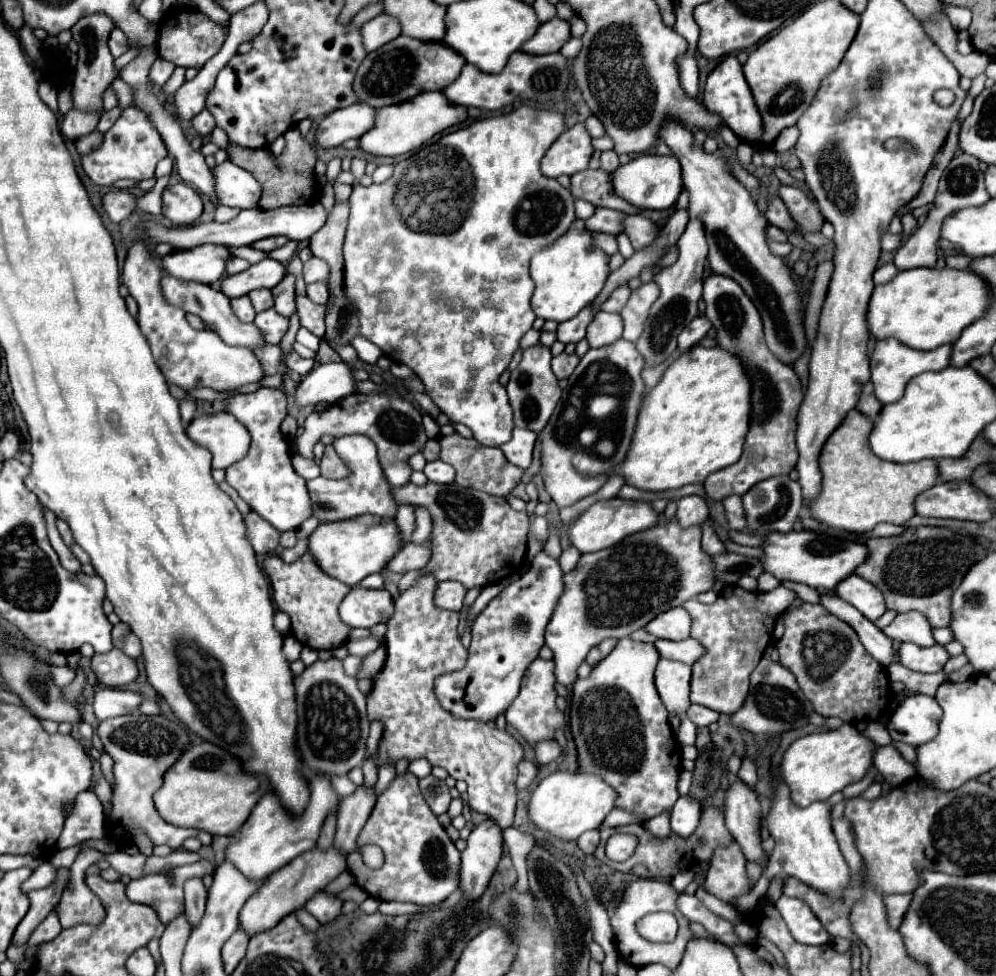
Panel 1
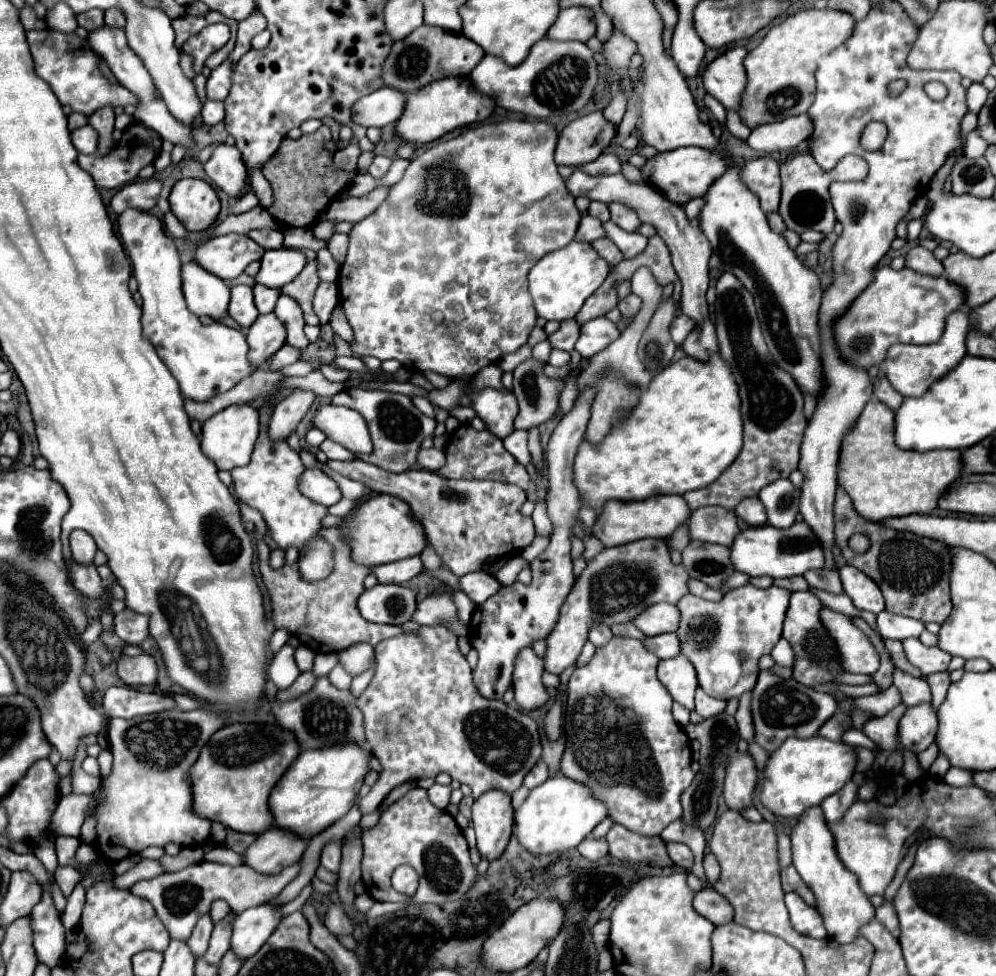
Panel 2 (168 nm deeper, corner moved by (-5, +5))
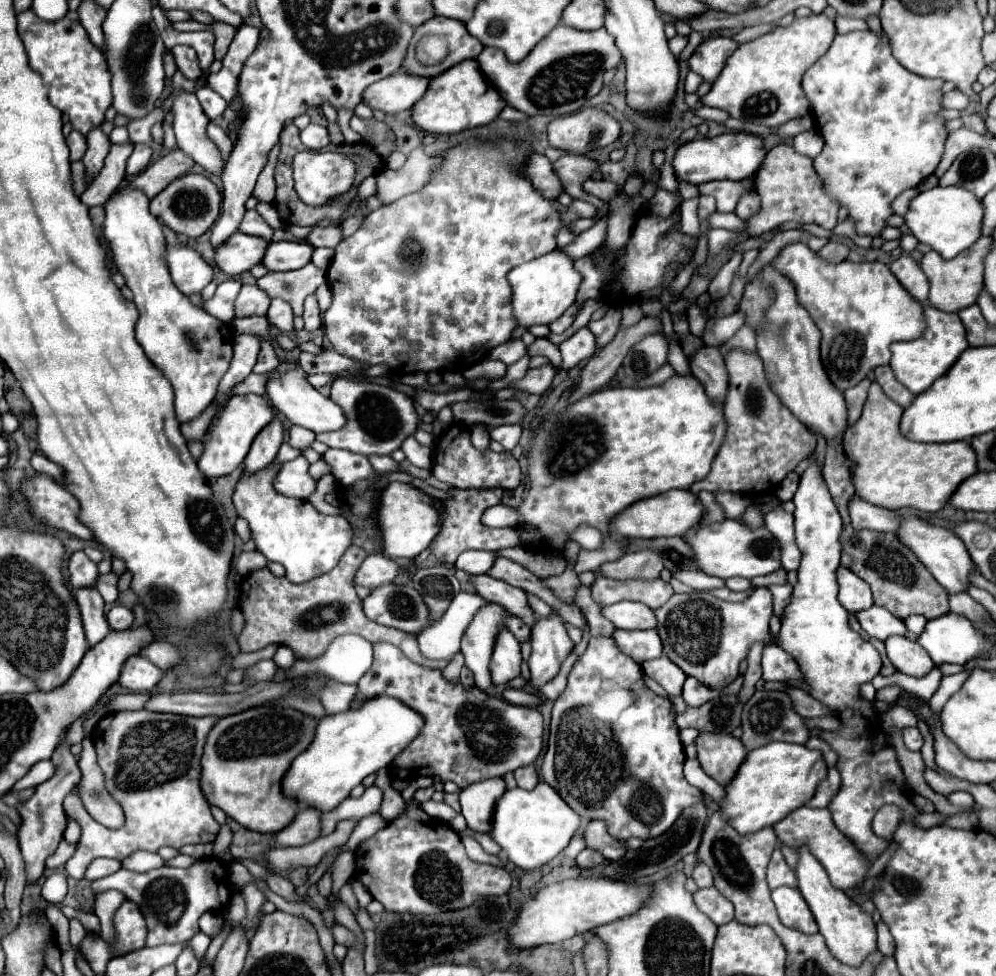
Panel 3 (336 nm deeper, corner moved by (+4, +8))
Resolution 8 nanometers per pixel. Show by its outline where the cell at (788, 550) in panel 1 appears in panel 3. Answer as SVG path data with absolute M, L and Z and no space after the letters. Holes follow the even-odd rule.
M722 520L710 526L702 526L698 528L698 532L688 534L684 540L690 542L690 548L694 550L694 558L698 558L698 568L704 574L718 576L722 580L728 580L732 576L750 580L754 576L770 574L782 566L776 538L766 528L750 530L738 520Z

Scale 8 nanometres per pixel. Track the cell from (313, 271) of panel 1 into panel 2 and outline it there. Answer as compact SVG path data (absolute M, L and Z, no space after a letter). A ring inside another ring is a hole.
M335 233L335 235L327 241L327 249L331 251L333 259L341 265L341 263L343 263L343 257L345 257L345 253L347 253L347 235Z

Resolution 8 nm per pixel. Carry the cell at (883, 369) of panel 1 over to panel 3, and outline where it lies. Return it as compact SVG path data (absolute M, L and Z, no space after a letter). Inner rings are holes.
M926 306L924 320L926 320L926 330L922 332L920 338L908 340L908 342L894 342L890 346L892 350L890 366L896 378L914 394L920 394L926 388L930 388L932 382L938 380L956 362L956 358L968 348L966 330L958 314L948 314L948 312L936 310L934 306Z

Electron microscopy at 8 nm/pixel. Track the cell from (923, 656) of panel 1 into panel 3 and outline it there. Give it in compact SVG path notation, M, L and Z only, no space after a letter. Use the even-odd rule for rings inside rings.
M890 636L886 640L886 654L894 668L908 676L924 676L934 668L926 650L918 642L910 642L904 636Z

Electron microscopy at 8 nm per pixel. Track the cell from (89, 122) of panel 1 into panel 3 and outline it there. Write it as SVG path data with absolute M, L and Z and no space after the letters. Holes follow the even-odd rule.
M72 130L70 136L66 138L66 144L68 144L68 148L70 148L70 162L82 160L82 156L84 156L84 152L86 152L86 138L84 138L80 132Z

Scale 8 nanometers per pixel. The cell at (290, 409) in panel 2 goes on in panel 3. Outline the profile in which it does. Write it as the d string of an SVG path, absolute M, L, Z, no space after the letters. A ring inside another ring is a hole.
M272 420L252 442L248 458L244 460L244 472L254 474L264 466L272 464L280 444L282 444L282 424L280 420Z

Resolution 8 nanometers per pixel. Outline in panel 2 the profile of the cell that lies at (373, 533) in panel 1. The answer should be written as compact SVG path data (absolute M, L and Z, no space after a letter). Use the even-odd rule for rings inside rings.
M371 495L343 517L339 529L343 529L343 537L347 537L347 545L351 545L351 559L357 565L375 567L381 563L407 559L419 555L425 543L425 531L411 515L407 503L391 495Z

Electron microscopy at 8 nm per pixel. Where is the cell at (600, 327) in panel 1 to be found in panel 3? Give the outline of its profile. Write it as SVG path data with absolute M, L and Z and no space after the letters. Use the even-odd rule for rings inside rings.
M580 328L572 338L560 344L560 352L562 352L562 364L558 366L560 370L570 370L578 366L580 362L594 356L596 352L594 334L590 334L588 328Z

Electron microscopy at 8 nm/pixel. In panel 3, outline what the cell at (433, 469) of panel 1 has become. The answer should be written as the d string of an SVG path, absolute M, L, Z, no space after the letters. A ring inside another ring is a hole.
M414 436L406 438L406 442L402 442L402 452L406 454L406 458L414 466L430 470L430 466L432 466L432 450L426 448L426 446L422 446L422 444L418 444Z

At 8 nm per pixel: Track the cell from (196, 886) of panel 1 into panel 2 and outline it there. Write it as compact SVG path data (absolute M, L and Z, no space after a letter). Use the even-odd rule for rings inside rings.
M205 913L205 917L199 917L187 945L191 947L193 955L195 957L201 957L205 951L207 951L207 945L209 945L209 939L211 939L211 931L213 931L213 923L211 923L211 917L209 913Z

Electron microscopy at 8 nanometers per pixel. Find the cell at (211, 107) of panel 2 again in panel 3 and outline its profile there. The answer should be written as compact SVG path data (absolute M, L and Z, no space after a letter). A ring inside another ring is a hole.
M210 86L200 88L196 92L196 96L198 96L198 100L200 100L200 104L202 104L202 108L204 108L204 112L206 112L206 116L210 120L222 116L224 110L226 110L226 106L228 106L228 102L220 94L216 94L214 90L210 90Z

